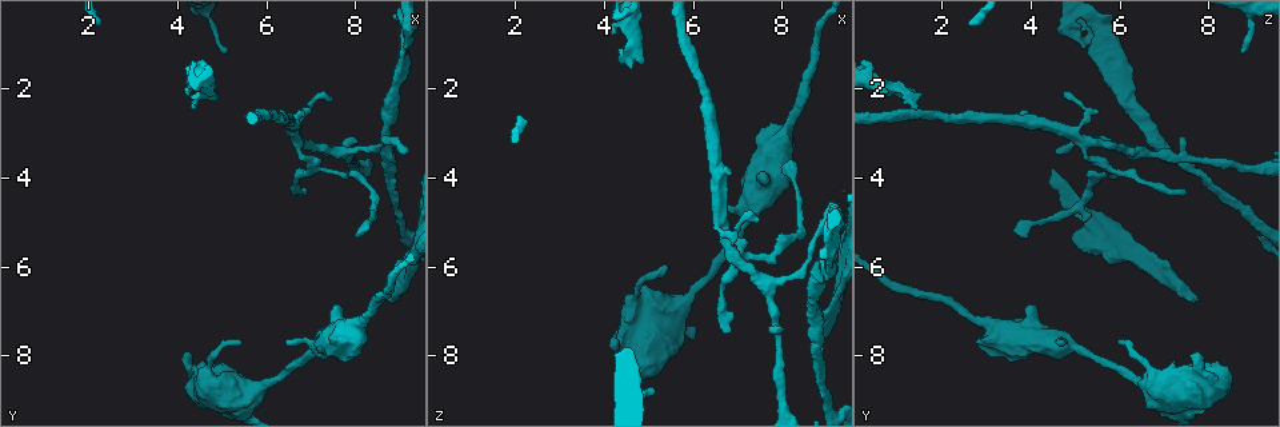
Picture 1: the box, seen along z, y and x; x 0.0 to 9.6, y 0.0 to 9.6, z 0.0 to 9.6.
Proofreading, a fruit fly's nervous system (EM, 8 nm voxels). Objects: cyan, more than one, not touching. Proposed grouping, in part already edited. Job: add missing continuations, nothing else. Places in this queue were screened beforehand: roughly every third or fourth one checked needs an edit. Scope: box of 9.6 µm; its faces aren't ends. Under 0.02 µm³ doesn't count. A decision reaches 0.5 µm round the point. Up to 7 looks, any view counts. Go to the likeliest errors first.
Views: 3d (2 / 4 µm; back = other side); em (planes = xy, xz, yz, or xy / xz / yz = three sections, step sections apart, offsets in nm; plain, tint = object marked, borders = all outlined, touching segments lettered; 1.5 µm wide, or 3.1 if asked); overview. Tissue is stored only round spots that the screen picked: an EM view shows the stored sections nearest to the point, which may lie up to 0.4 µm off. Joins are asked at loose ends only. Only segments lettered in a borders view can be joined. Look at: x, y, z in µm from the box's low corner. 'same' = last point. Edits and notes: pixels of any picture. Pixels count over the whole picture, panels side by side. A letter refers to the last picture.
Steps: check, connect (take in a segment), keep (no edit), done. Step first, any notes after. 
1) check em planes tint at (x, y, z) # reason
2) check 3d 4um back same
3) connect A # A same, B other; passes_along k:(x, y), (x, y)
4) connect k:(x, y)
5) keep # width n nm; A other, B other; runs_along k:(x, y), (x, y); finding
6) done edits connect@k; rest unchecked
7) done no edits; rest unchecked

check em xy step 8 borders at (8.80, 6.80, 7.70) # branch stops here

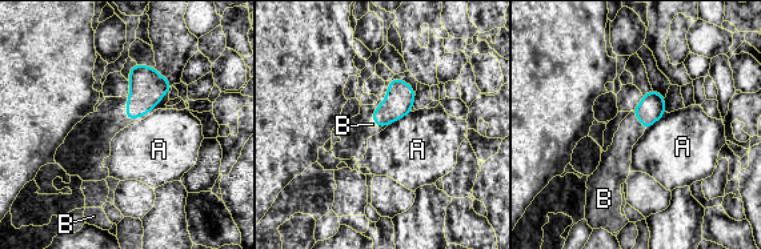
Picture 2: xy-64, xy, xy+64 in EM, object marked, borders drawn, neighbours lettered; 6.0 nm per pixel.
check em planes borders same

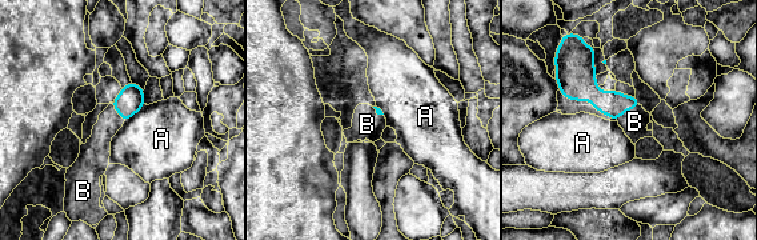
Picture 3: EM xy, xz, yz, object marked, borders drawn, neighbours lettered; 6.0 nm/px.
connect B # longest_contact A 180 nm; A other, B same; it goes on there

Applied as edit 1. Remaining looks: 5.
check overview

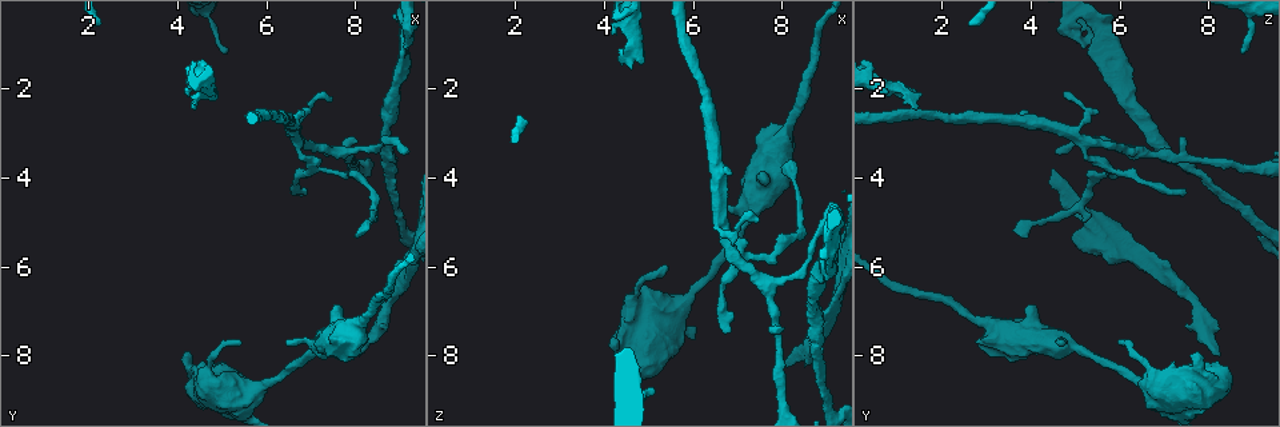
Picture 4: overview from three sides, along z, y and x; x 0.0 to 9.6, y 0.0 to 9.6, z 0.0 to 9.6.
check 3d 2um back at (4.15, 8.00, 7.70) # an open end

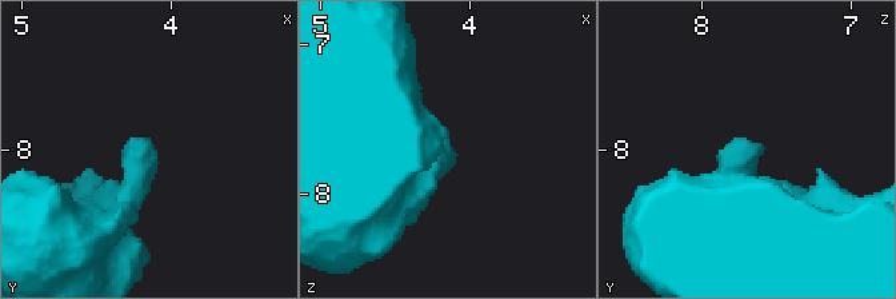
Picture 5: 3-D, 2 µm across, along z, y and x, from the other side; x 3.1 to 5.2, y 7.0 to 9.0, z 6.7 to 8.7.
check em planes borders at (4.16, 7.98, 7.66)

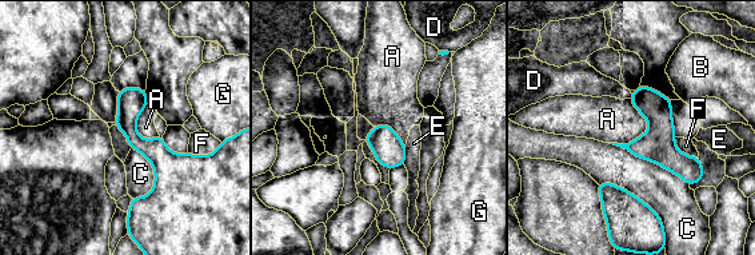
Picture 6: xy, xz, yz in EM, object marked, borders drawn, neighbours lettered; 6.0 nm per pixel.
keep # A other, B other, C other, D other, E other, F other, G other; border 6:(630, 98), (648, 128), (610, 143); none of them fits

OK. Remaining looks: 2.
check 3d 2um at (5.15, 1.15, 8.75) # thin end

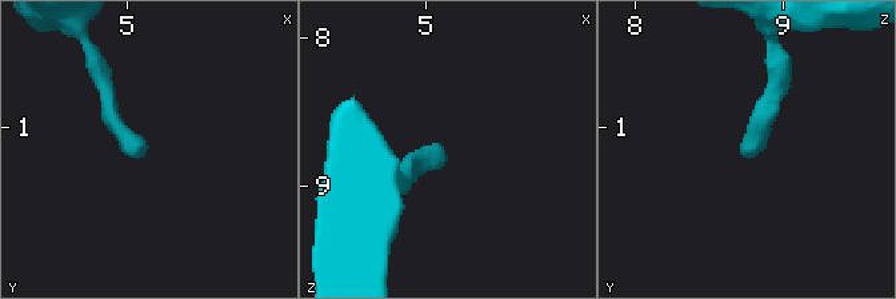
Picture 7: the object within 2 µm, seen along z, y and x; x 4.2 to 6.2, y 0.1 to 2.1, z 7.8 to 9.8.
check em planes borders at (5.12, 1.16, 8.74) # shape alone is not enough

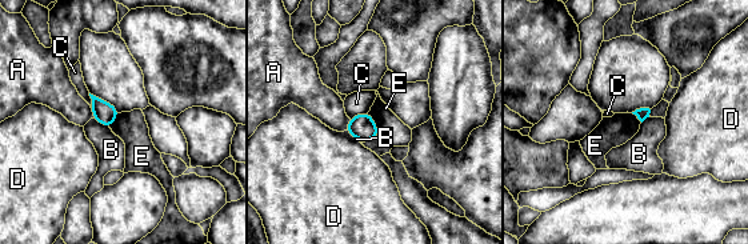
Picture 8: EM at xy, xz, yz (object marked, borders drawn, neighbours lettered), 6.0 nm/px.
keep # A other, B other, C other, D other, E other; border 8:(368, 112), (379, 135); no lettered segment goes on from it

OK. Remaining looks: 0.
done edits connect@3; rest unchecked

